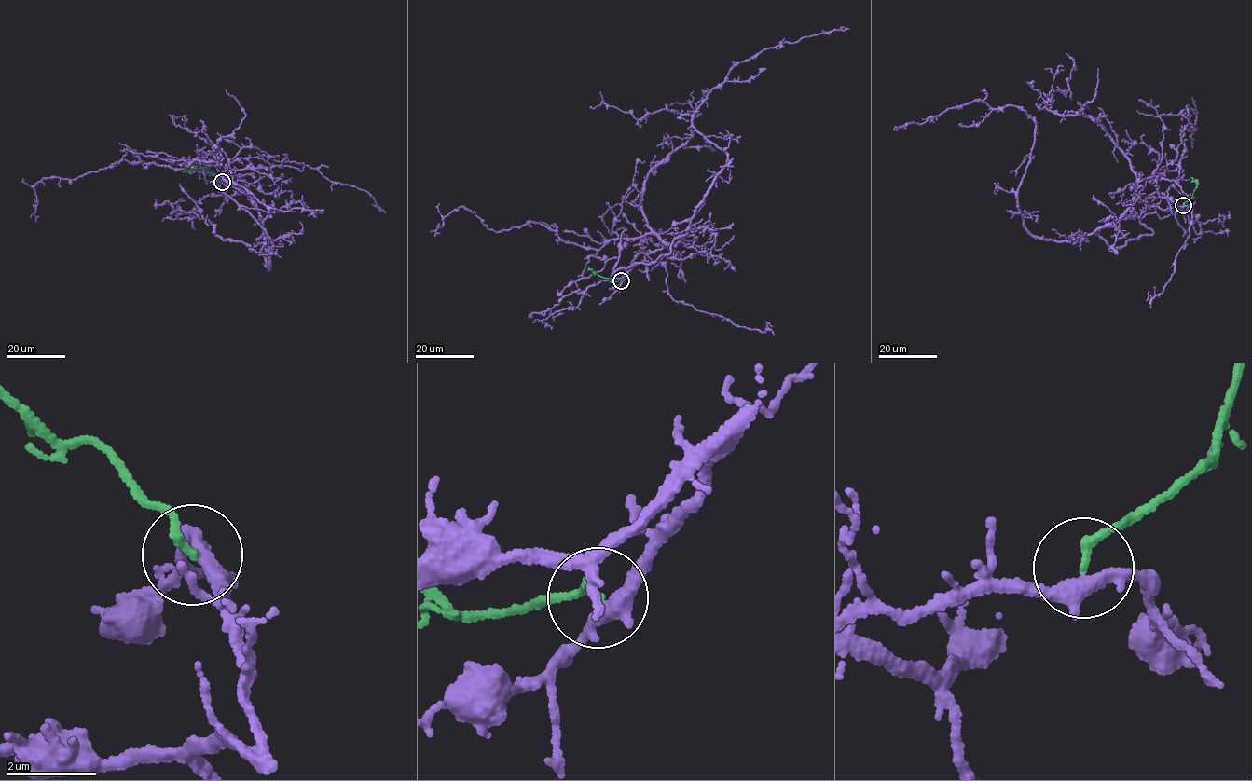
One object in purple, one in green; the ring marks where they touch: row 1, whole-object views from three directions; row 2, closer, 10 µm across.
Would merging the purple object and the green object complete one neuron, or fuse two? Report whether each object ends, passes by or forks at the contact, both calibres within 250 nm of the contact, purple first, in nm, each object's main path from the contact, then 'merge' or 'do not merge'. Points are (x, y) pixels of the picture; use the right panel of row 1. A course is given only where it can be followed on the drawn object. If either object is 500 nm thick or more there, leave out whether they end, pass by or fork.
purple passes by; green ends; calibres 360 and 200 nm; course purple (1183, 205), (1135, 202), (1079, 239), (1036, 237), (1017, 196), (1036, 130), (1025, 111), (973, 101), (894, 130); course green (1183, 205), (1191, 198), (1198, 183), (1191, 178); merge

